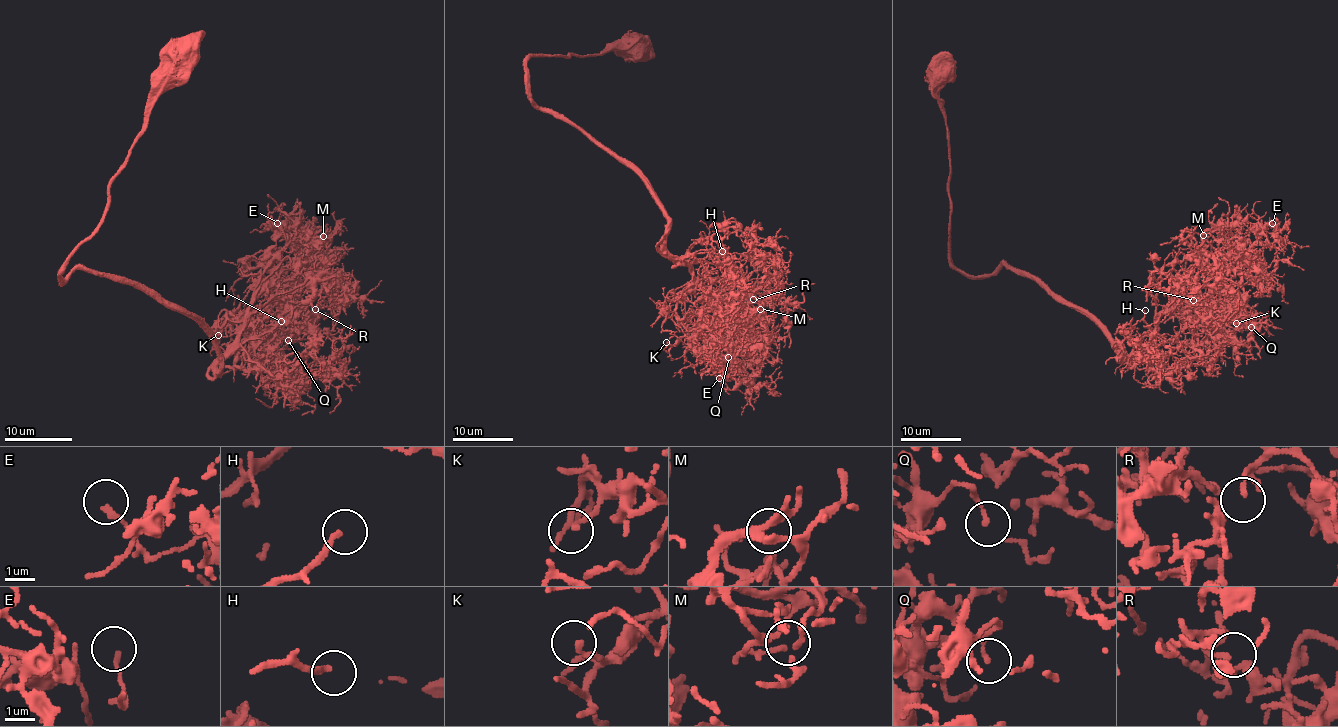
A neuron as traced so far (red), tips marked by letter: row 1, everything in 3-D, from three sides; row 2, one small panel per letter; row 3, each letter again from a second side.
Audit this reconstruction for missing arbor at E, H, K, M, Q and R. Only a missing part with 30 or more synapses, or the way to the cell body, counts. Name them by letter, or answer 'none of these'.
H

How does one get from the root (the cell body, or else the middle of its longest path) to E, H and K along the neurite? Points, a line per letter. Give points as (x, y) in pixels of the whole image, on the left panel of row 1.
E: (187, 54), (63, 282), (89, 268), (175, 304), (211, 338), (218, 370), (259, 277), (300, 238), (277, 223)
H: (187, 54), (111, 183), (104, 221), (62, 279), (89, 268), (175, 304), (211, 338), (218, 370), (281, 321)
K: (187, 54), (62, 279), (89, 268), (175, 304), (218, 370), (247, 321), (228, 316), (238, 326), (218, 335)

